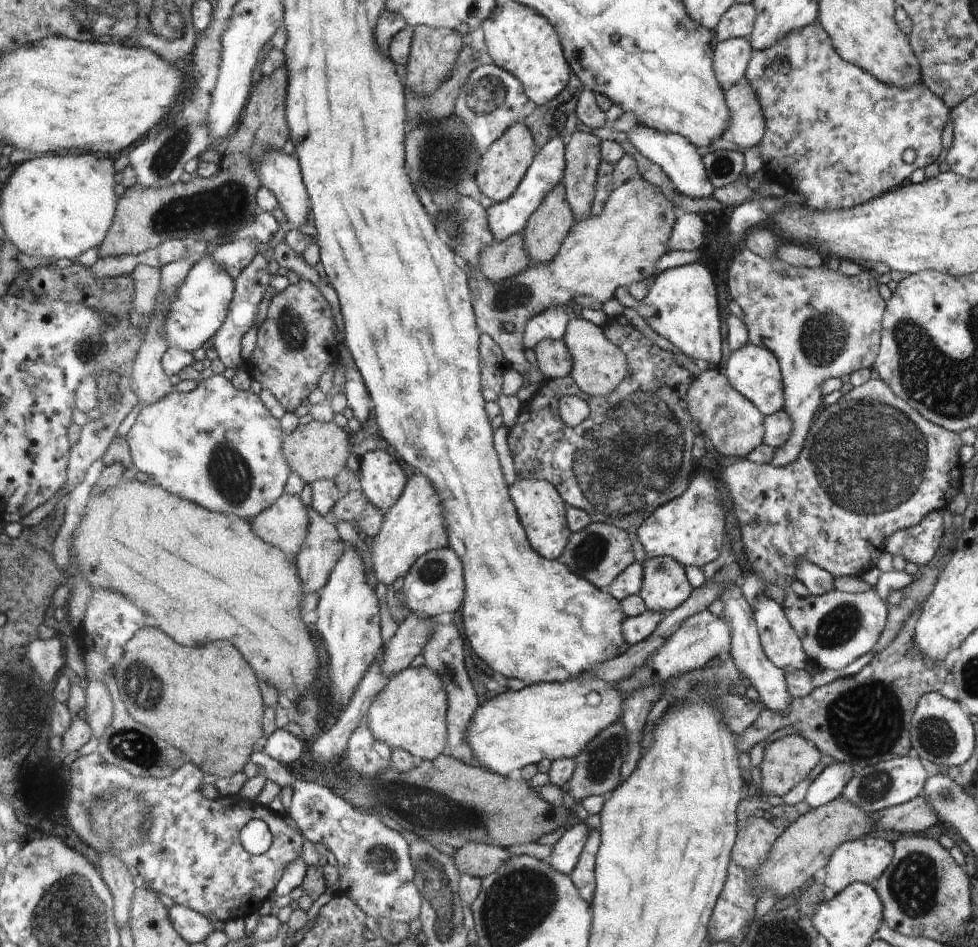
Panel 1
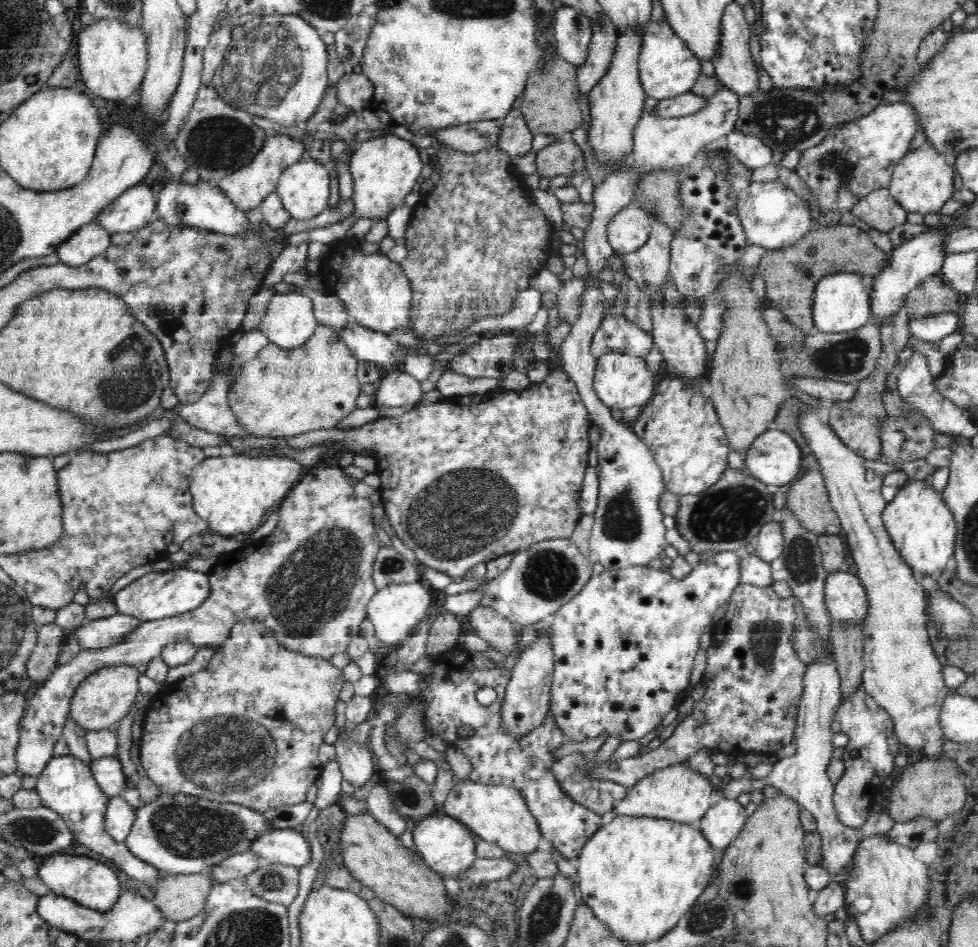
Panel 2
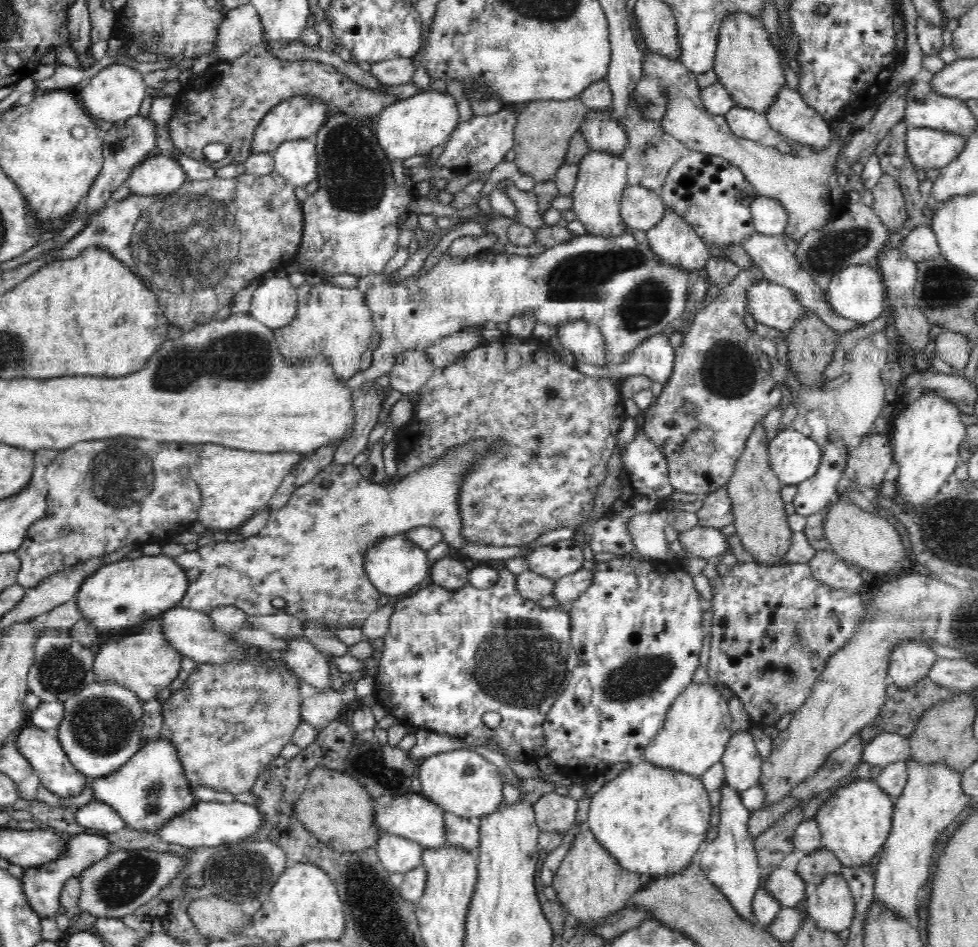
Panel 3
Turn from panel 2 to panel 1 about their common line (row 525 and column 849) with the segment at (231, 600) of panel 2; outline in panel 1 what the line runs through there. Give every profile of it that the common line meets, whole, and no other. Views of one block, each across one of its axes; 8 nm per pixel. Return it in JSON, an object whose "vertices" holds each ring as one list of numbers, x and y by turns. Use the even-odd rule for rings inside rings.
{"vertices":[[742,248,740,251,736,252,732,264,730,264,730,271,728,272,728,290,730,290,732,300,742,308,742,312,744,313,744,322,749,328,749,343,756,346,766,347,777,356,780,362,785,384,784,409,786,410,786,414,790,414,790,418,794,420,794,428,793,436,789,438,786,444,777,446,776,456,770,464,775,467,790,465,793,460,798,458,805,441,808,440,809,429,812,428,812,422,814,421,814,414,816,414,816,410,818,410,820,404,822,404,820,386,822,386,822,382,826,380,826,376,838,376,838,378,840,378,840,376,850,375,852,372,856,372,856,370,862,368,870,369,872,368,872,364,875,364,874,356,880,352,881,346,880,324,884,324,884,300,882,300,880,294,878,294,876,280,872,278,872,272,860,272,860,274,850,278,850,276,847,275,842,276,840,272,830,272,830,270,826,270,826,268,822,268,822,266,820,266,820,268,796,268,796,266,788,264,788,262,783,261,782,259,777,259,775,257,762,258,760,255,754,254,753,251,749,251,746,248]]}

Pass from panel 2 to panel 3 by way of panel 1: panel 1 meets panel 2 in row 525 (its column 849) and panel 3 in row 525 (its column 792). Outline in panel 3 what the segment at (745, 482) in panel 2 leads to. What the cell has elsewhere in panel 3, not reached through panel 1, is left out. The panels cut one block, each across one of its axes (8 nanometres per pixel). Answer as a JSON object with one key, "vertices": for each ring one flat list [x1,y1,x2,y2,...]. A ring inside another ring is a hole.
{"vertices":[[727,487,717,488,703,498,702,507,696,512,698,525,708,525,710,528,722,529,734,522,731,498]]}

